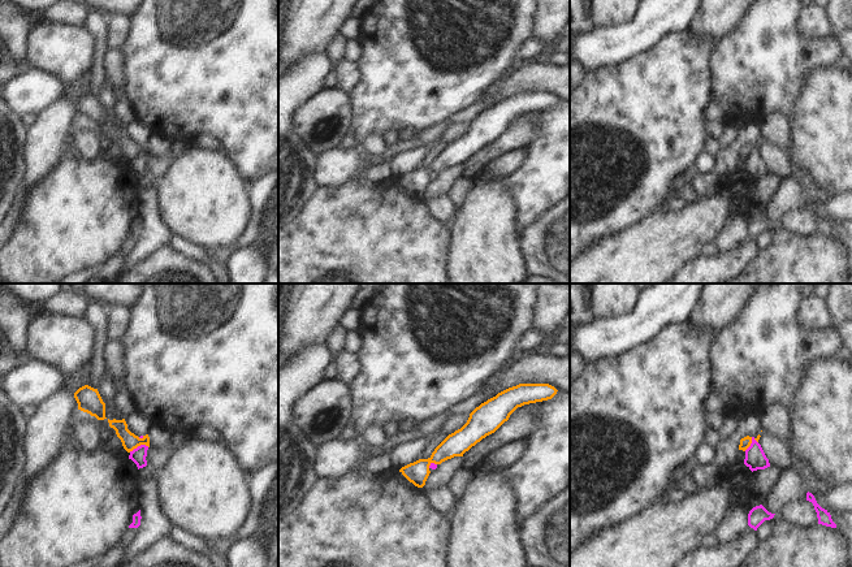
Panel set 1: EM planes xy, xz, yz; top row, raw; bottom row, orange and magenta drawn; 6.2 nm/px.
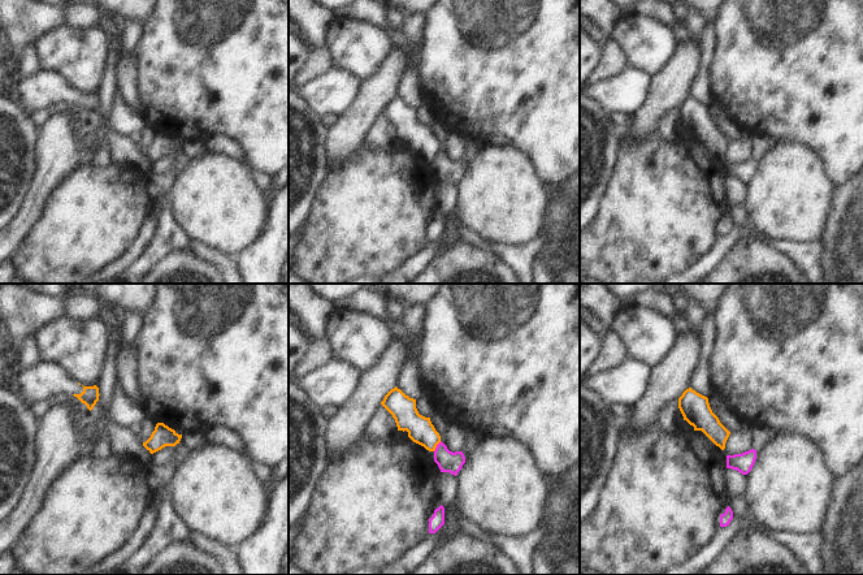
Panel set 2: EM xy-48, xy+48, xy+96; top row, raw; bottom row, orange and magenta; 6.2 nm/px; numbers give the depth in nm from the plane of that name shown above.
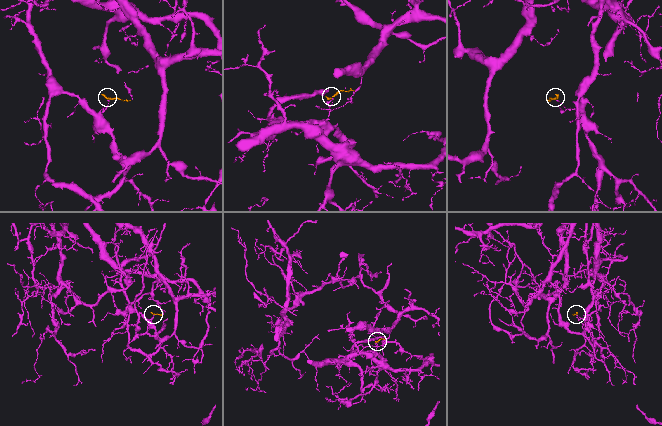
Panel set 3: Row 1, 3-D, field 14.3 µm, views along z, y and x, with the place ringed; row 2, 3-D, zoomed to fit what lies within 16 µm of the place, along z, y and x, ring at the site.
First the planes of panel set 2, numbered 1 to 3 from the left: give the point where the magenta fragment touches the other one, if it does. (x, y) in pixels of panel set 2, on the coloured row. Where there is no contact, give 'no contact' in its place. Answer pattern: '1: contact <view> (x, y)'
1: no contact
2: contact xy+48 (436, 446)
3: no contact

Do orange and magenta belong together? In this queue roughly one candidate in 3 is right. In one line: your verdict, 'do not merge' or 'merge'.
do not merge

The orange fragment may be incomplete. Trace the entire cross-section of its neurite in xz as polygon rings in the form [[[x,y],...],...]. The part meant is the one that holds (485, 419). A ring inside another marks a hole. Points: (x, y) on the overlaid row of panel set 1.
[[[519,384],[509,388],[476,407],[467,423],[449,434],[428,459],[419,459],[399,469],[415,486],[423,488],[432,463],[441,464],[454,456],[463,456],[472,446],[494,433],[510,415],[524,404],[552,399],[557,389],[549,384]]]

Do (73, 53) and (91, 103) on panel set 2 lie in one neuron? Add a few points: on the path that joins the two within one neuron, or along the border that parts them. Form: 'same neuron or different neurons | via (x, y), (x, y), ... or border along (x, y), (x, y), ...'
different neurons | border along (95, 93), (83, 95)

